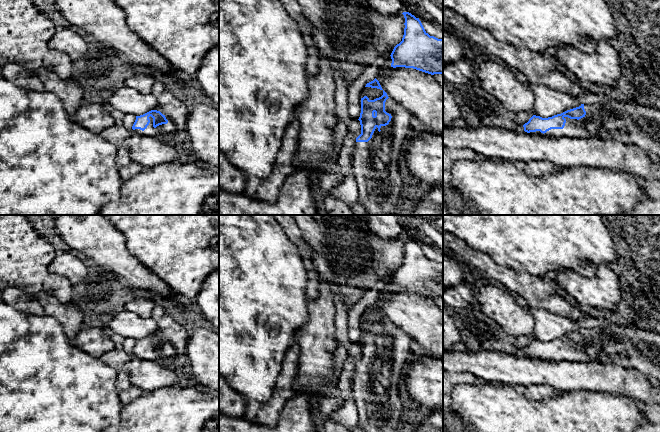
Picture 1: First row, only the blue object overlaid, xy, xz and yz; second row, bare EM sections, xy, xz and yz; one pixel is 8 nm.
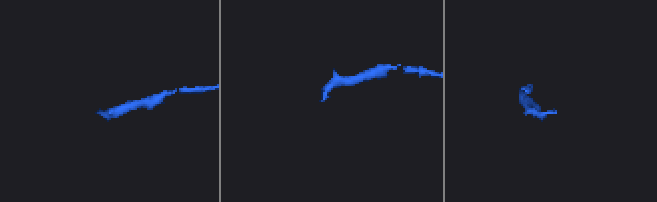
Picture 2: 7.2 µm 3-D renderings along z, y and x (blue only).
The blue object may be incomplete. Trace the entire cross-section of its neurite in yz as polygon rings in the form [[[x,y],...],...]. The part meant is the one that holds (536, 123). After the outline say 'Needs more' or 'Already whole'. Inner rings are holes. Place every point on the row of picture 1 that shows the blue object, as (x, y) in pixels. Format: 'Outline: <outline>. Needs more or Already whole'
Outline: [[[635,102],[581,104],[548,118],[533,115],[523,127],[535,135],[622,142],[660,158],[660,109]]]. Needs more

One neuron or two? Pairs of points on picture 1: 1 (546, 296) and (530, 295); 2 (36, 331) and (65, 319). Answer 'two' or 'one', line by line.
1: one
2: two

